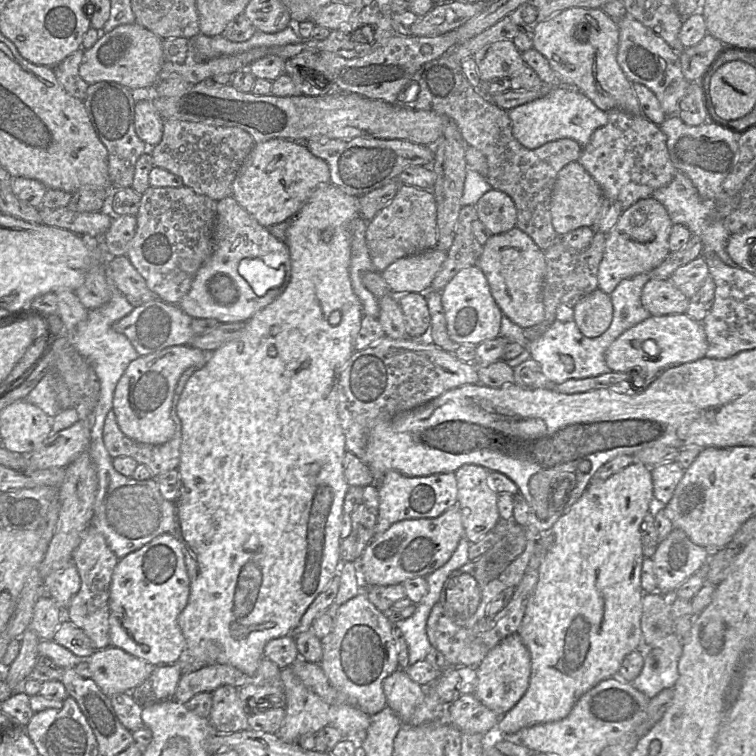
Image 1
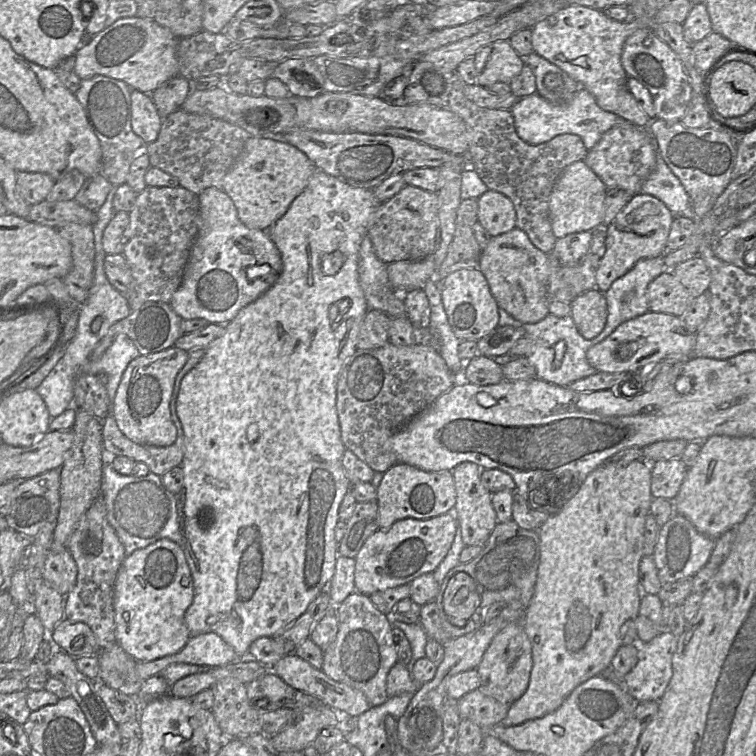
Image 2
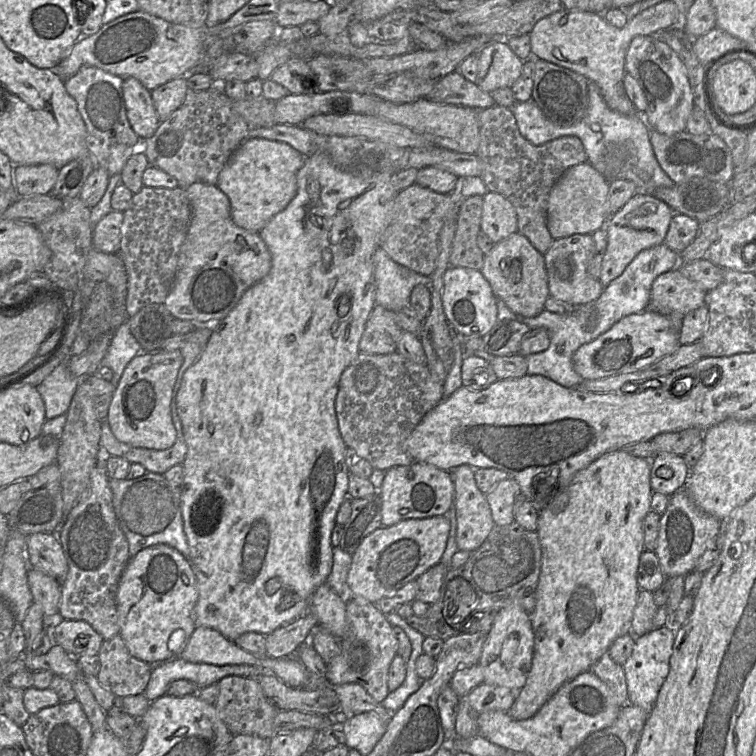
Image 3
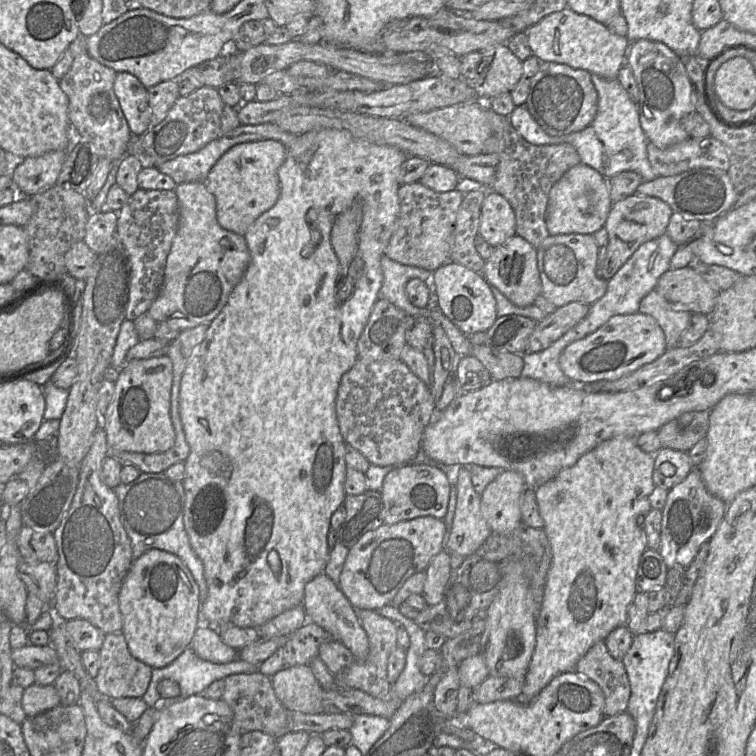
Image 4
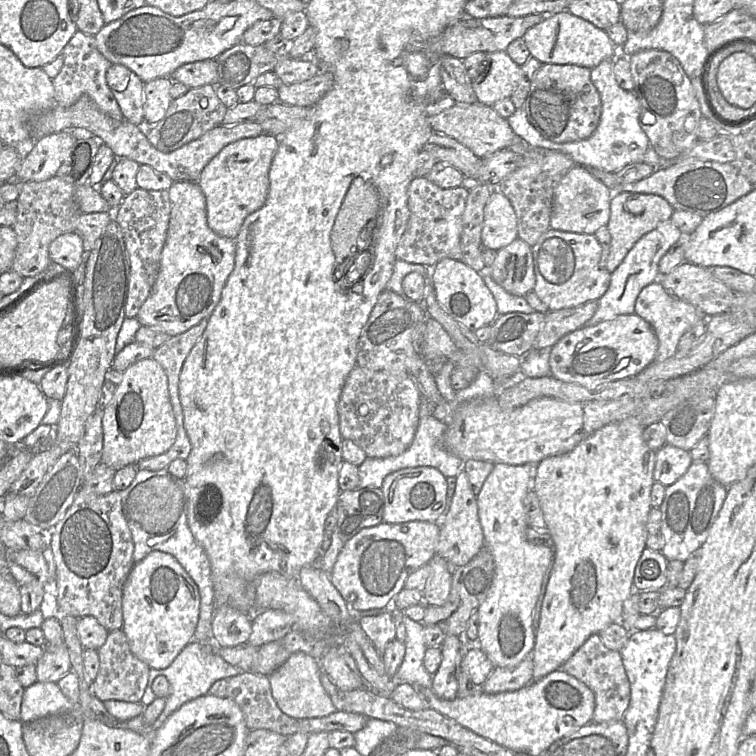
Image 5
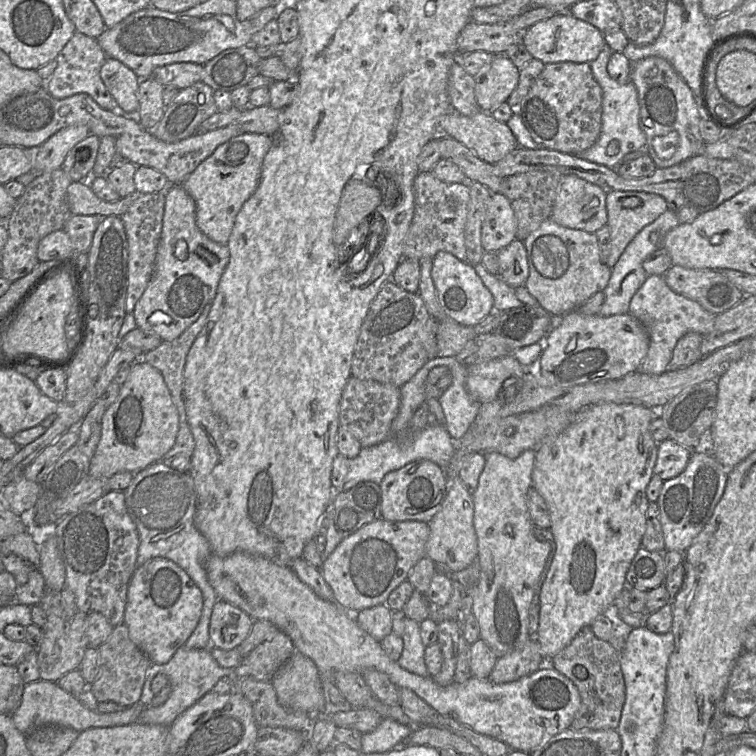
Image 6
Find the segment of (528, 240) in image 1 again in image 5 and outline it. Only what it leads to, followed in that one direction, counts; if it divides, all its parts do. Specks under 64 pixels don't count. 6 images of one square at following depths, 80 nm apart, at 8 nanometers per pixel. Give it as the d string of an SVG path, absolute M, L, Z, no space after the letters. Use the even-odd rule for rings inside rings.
M520 238L498 250L488 270L494 281L511 294L524 297L534 289L532 247Z

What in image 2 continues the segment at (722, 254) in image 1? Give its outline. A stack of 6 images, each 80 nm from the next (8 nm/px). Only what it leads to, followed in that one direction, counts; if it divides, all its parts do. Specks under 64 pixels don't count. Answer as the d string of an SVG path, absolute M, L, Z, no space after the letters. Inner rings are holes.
M658 148L655 169L644 181L641 192L658 198L675 217L681 216L695 219L689 195L681 181L658 154Z

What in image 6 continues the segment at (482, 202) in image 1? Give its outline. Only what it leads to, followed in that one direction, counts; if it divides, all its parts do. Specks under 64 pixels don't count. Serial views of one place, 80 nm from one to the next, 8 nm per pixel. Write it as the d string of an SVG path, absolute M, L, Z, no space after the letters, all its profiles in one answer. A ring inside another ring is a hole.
M492 193L487 206L481 230L481 242L484 251L498 253L517 239L517 221L509 199L502 194Z

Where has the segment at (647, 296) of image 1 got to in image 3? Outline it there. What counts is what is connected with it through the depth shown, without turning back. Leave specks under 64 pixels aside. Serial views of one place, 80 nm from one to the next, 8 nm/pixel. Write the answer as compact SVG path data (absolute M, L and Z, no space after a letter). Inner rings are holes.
M678 267L656 277L651 287L650 308L663 315L684 316L707 305L707 292L688 279Z

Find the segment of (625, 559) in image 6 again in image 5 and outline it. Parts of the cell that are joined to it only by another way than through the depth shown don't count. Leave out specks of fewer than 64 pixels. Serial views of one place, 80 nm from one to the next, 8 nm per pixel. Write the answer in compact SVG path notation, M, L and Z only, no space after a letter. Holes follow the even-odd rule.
M636 417L609 423L571 451L547 457L536 464L532 488L536 492L554 543L553 567L546 586L532 651L533 681L561 669L593 634L622 622L624 601L634 591L635 567L646 548L647 521L652 508L651 488L655 454L643 438L644 426Z

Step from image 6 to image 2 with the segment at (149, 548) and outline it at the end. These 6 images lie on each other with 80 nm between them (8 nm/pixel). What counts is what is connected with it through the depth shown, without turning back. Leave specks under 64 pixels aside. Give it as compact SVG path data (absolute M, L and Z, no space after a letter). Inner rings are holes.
M105 461L100 497L106 506L108 522L124 546L126 556L163 538L182 546L179 496L164 486L160 475L151 471L143 477L122 475L113 469L109 461Z

